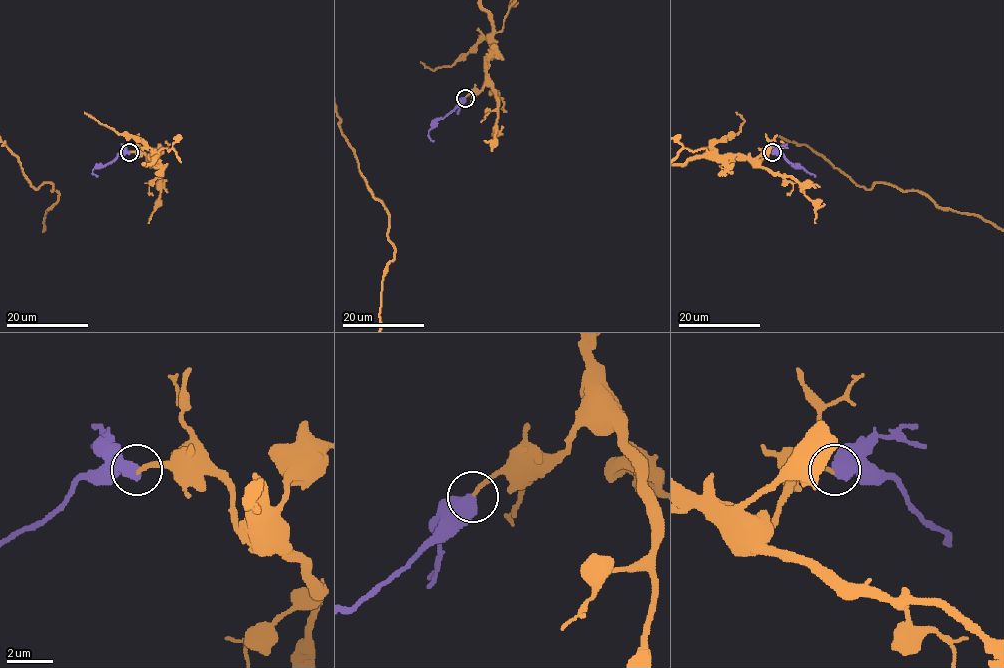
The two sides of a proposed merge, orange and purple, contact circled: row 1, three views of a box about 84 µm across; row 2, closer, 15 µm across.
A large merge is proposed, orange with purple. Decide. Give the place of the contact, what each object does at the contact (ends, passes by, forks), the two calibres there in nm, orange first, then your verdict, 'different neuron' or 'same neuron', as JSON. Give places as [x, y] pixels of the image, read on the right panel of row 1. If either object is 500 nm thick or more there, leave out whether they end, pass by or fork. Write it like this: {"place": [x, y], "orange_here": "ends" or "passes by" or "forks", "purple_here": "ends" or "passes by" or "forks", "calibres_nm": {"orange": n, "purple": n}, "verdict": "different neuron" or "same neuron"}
{"place": [772, 152], "calibres_nm": {"orange": 170, "purple": 650}, "verdict": "same neuron"}

